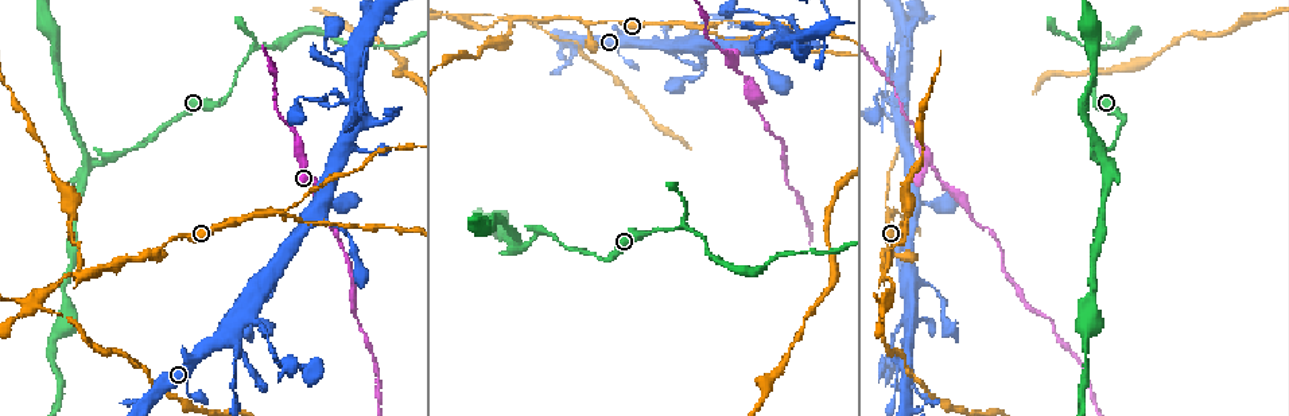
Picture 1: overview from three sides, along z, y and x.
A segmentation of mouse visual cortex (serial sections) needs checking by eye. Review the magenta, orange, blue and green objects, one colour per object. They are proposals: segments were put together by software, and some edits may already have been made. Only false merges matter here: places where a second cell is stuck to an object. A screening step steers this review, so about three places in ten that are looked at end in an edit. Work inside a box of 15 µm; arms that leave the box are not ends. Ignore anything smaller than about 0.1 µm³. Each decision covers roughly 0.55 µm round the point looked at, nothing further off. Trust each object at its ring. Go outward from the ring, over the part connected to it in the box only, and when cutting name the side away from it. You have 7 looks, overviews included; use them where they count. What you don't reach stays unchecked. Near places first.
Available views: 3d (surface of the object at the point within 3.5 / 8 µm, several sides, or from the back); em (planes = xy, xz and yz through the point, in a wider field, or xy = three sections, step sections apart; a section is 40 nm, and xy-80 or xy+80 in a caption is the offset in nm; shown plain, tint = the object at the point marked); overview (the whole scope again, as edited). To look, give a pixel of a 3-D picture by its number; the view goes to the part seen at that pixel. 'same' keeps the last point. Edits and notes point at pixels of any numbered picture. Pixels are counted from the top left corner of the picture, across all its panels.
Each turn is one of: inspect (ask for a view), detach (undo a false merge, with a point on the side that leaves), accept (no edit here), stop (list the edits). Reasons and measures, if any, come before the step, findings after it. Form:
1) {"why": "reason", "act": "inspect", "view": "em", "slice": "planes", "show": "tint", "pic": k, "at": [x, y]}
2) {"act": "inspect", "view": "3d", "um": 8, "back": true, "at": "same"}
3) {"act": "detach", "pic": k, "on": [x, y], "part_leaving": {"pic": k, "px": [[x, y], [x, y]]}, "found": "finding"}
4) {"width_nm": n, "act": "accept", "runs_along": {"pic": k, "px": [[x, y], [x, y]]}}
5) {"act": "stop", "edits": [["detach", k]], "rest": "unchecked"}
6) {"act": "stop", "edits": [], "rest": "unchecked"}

{"why": "three arms meet", "act": "inspect", "view": "3d", "um": 3.5, "pic": 1, "at": [526, 246]}

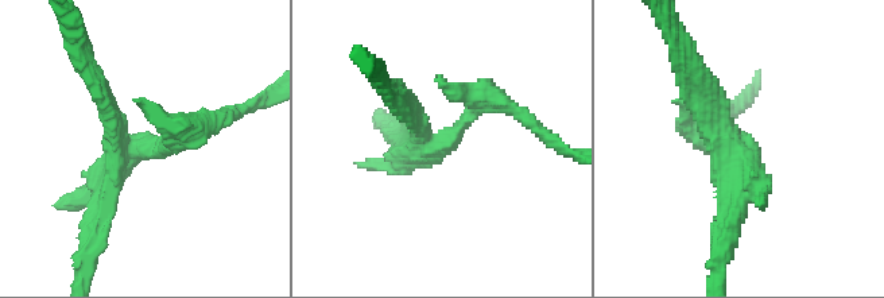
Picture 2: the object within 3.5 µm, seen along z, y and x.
{"why": "need the tissue", "act": "inspect", "view": "em", "slice": "xy", "step": 2, "show": "tint", "pic": 2, "at": [744, 150]}

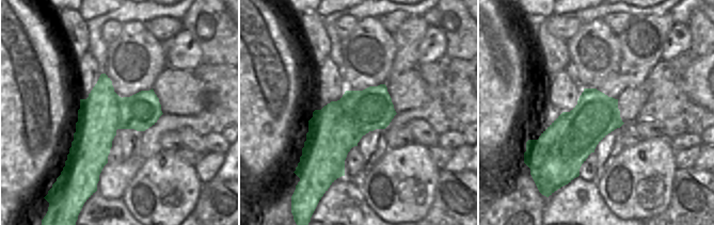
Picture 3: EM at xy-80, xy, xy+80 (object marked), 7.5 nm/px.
{"act": "inspect", "view": "em", "slice": "xy", "step": 5, "show": "tint", "at": "same"}

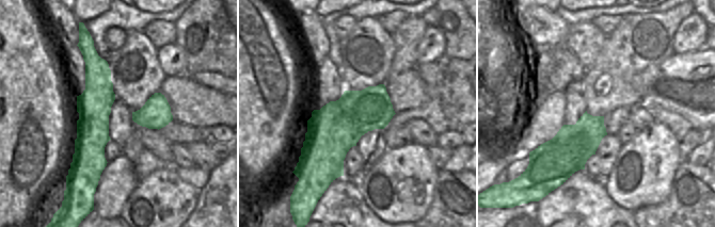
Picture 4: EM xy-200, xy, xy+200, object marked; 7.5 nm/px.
{"act": "detach", "pic": 2, "on": [99, 235], "part_leaving": {"pic": 2, "px": [[109, 181], [81, 275]]}, "found": "a second cell is stuck on"}

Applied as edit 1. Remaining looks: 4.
{"why": "redraw", "act": "inspect", "view": "overview"}

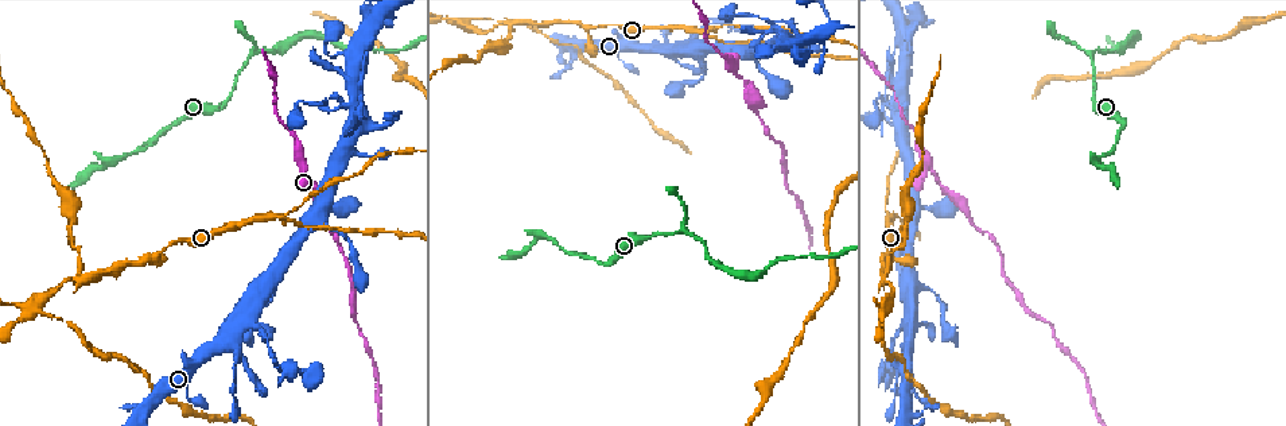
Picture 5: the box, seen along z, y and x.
{"why": "a narrow waist", "act": "inspect", "view": "3d", "um": 3.5, "pic": 5, "at": [882, 281]}

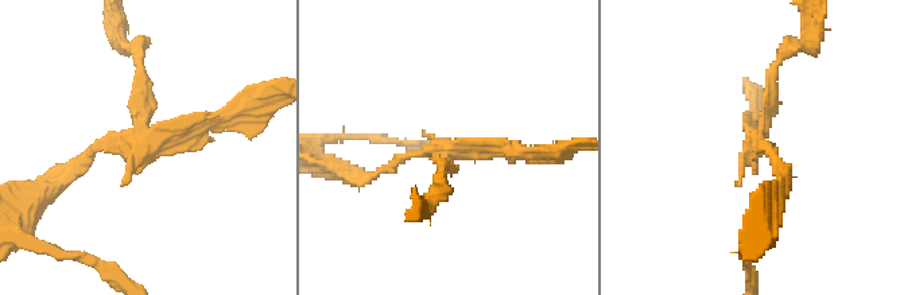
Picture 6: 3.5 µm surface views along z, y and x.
{"act": "inspect", "view": "em", "slice": "xy", "step": 2, "show": "tint", "pic": 6, "at": [150, 138]}

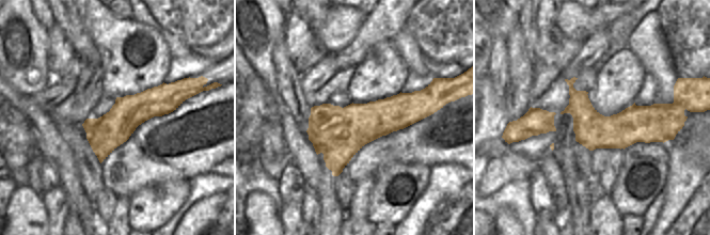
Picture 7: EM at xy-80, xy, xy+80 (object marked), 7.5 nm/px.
{"width_nm": 400, "act": "detach", "pic": 6, "on": [139, 73], "part_leaving": {"pic": 6, "px": [[144, 116], [139, 45], [119, 33]]}, "found": "two cells meet here"}

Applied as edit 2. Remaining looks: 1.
{"act": "stop", "edits": [["detach", 2], ["detach", 6]], "rest": "unchecked"}

